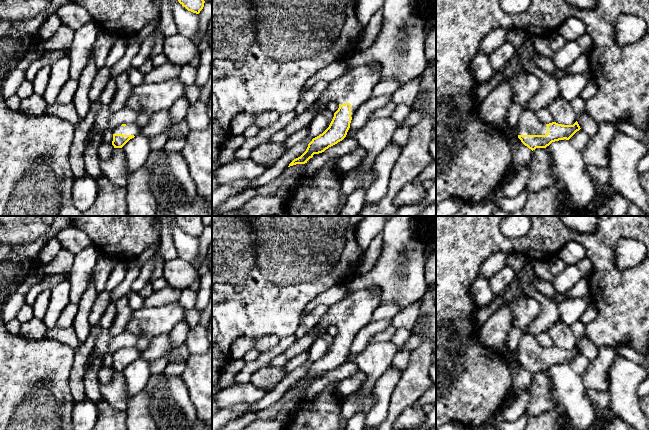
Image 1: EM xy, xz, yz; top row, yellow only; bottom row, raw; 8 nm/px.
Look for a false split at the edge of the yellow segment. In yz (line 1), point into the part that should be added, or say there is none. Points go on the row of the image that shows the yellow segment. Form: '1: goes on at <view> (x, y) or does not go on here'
1: goes on at yz (529, 124)

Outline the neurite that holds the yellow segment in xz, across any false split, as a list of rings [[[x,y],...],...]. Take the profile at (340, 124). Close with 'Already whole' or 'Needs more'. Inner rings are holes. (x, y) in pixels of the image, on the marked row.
[[[372,61],[350,69],[341,77],[330,81],[328,89],[310,108],[298,114],[287,126],[272,136],[273,143],[283,144],[290,135],[308,127],[320,111],[327,109],[330,102],[334,101],[339,104],[329,127],[322,134],[313,138],[306,151],[294,159],[288,167],[307,163],[314,154],[324,152],[346,137],[356,110],[371,98],[374,87],[380,81],[381,71],[373,70],[375,64],[379,64],[379,62]]]. Needs more

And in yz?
[[[525,109],[520,115],[516,131],[521,142],[532,151],[546,148],[552,142],[569,140],[581,128],[576,121],[573,125],[562,125],[556,122],[542,123],[535,111]]]. Needs more

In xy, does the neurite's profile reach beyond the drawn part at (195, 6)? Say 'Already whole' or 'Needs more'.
Already whole

